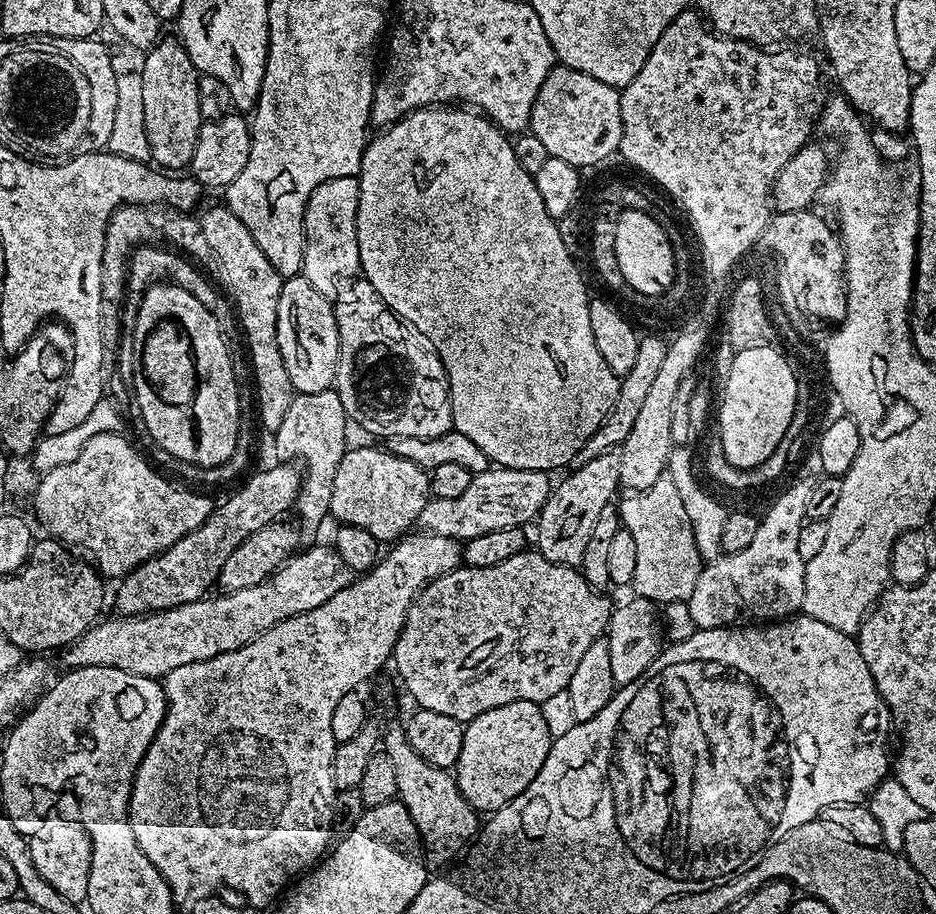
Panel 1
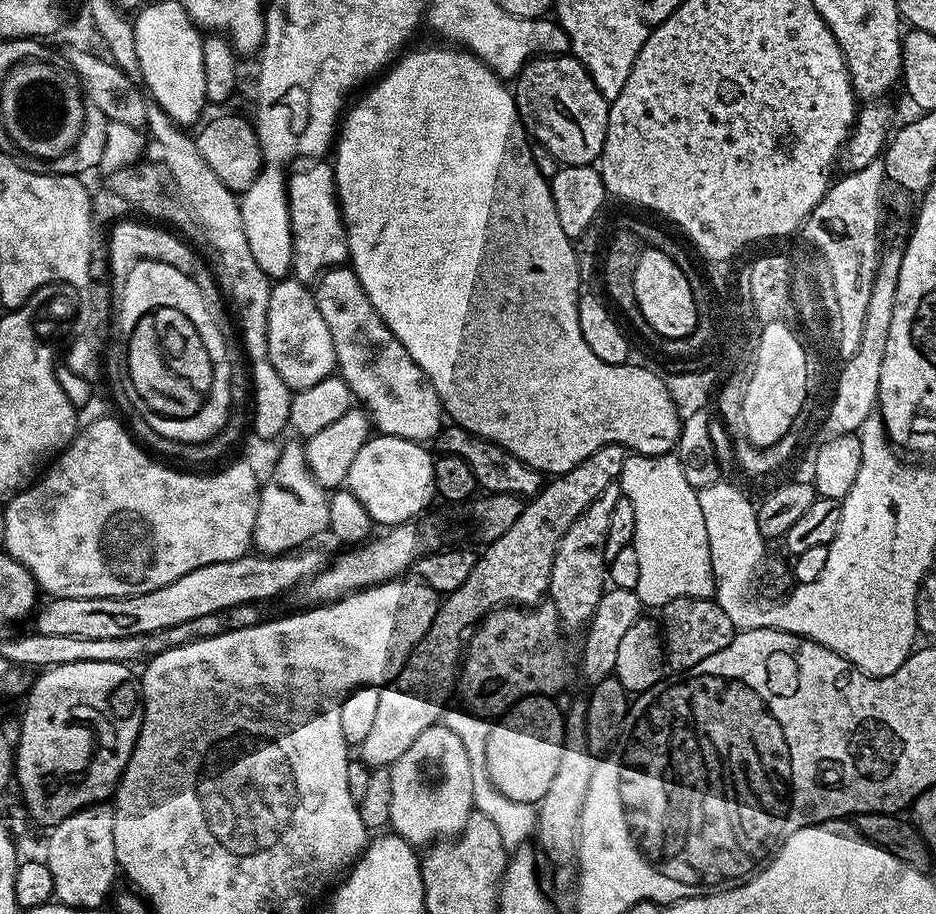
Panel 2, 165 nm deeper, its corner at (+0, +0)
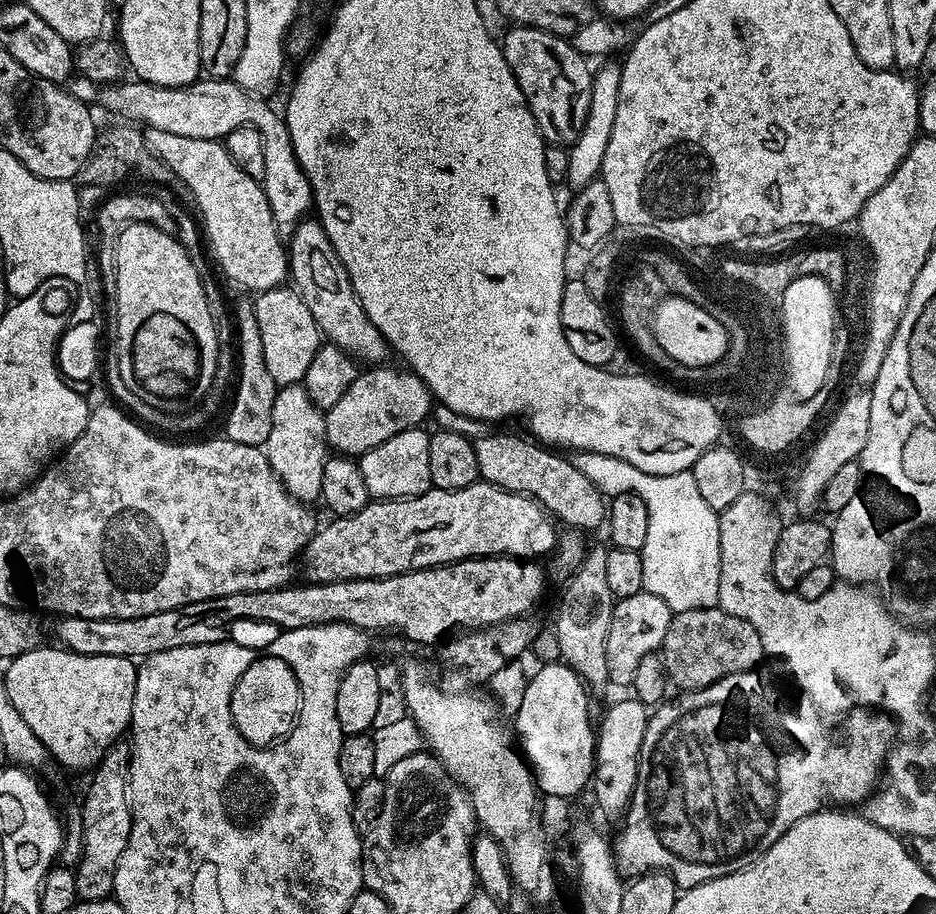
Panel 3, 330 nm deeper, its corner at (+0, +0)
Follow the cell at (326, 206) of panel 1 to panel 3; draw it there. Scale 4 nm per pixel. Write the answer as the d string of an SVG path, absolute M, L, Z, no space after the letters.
M76 74L67 81L66 87L71 96L78 98L84 104L92 106L95 105L94 102L97 100L106 111L120 116L116 118L127 118L140 126L167 130L169 134L182 134L182 138L223 141L228 132L234 130L239 124L252 124L254 130L258 130L258 134L262 134L262 142L266 150L266 174L262 183L266 198L270 202L270 214L274 214L274 226L280 231L281 237L291 237L292 231L300 225L300 221L313 211L312 187L292 149L288 123L285 122L283 115L277 109L275 112L268 105L269 101L265 97L248 92L242 86L236 84L236 81L232 78L197 78L185 88L163 88L157 84L145 84L143 82L128 83L117 82L101 86L95 84L90 78Z

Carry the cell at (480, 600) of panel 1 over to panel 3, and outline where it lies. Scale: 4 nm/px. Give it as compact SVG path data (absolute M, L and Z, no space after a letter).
M645 591L630 594L630 598L622 598L613 603L610 630L606 638L608 678L613 685L627 689L634 678L634 670L638 670L638 662L661 651L672 616L670 606L666 606L658 594Z

